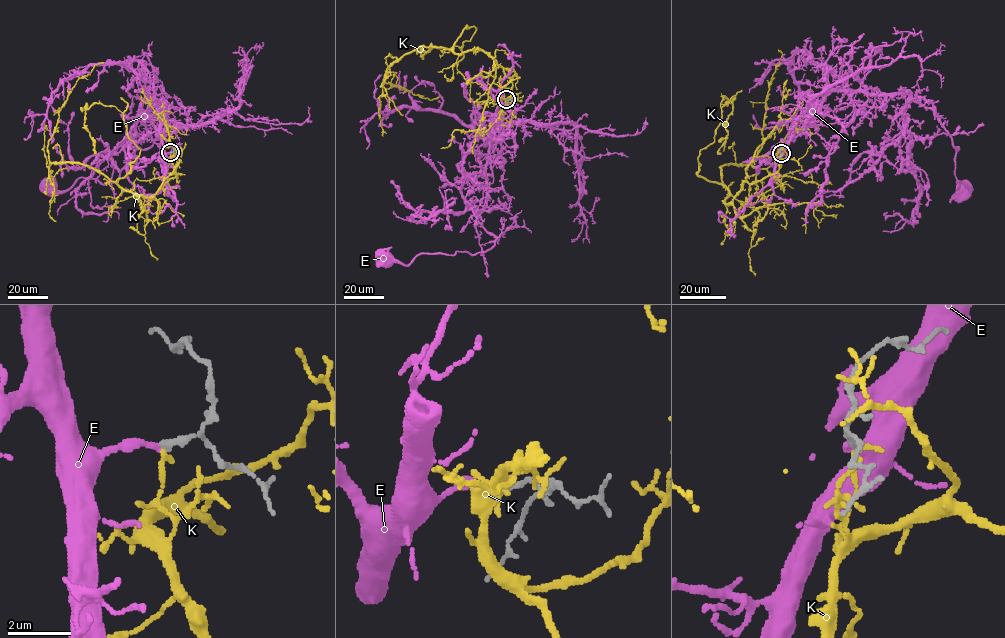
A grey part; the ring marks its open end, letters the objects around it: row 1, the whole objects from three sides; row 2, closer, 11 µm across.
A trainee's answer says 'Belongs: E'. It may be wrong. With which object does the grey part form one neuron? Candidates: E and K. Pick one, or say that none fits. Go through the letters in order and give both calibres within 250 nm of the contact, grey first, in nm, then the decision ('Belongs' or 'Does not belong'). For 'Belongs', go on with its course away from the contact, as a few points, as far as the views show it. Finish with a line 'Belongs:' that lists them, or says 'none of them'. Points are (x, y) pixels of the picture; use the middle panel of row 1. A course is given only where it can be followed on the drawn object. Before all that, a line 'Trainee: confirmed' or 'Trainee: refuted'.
Trainee: confirmed
E: Thickness 200 nm (grey) against 220 nm. Belongs. Its course: (506, 99), (496, 111), (486, 194), (477, 215), (494, 244), (472, 254), (418, 254), (406, 265), (386, 259)
K: Thickness 200 nm (grey) against 190 nm. Does not belong
Belongs: E

